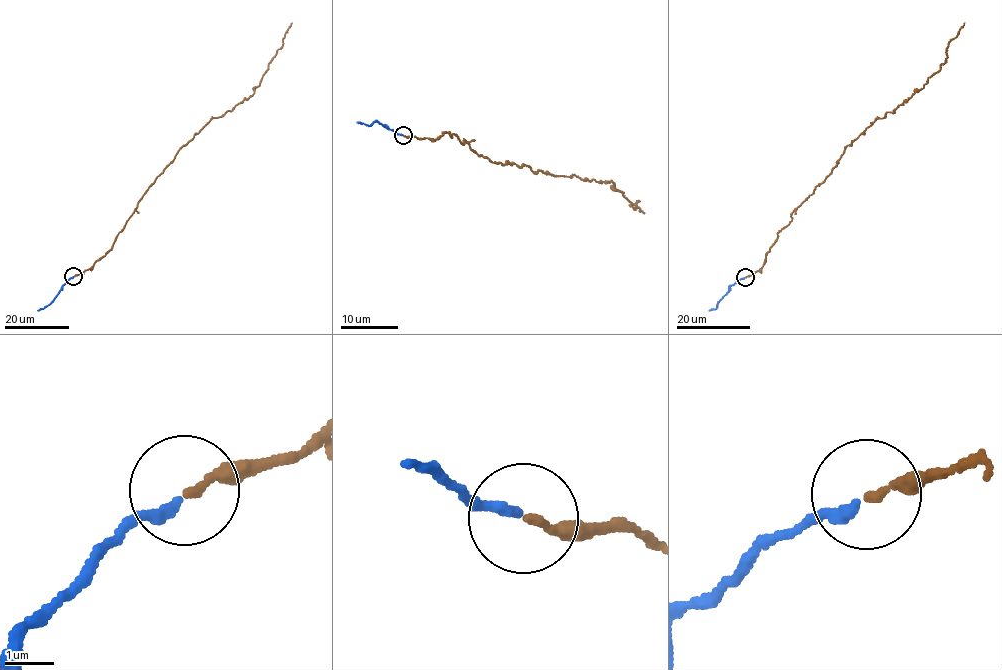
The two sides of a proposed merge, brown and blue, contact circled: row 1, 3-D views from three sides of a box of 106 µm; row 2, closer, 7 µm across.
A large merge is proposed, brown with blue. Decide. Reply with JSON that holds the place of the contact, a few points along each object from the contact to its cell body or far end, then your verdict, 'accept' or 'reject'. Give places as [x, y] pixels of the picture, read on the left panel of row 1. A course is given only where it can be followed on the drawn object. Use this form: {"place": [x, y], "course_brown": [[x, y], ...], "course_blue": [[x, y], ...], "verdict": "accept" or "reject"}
{"place": [73, 276], "course_brown": [[74, 276], [91, 268], [110, 250], [145, 193], [180, 148], [211, 119], [222, 117], [252, 95], [292, 23]], "course_blue": [[73, 276], [53, 300], [38, 311]], "verdict": "accept"}

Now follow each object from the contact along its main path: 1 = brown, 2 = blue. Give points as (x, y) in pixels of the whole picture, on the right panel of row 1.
1: (745, 277), (765, 263), (791, 213), (830, 174), (845, 147), (940, 69), (949, 42), (965, 23)
2: (744, 277), (737, 280), (719, 300), (716, 308), (708, 311)

